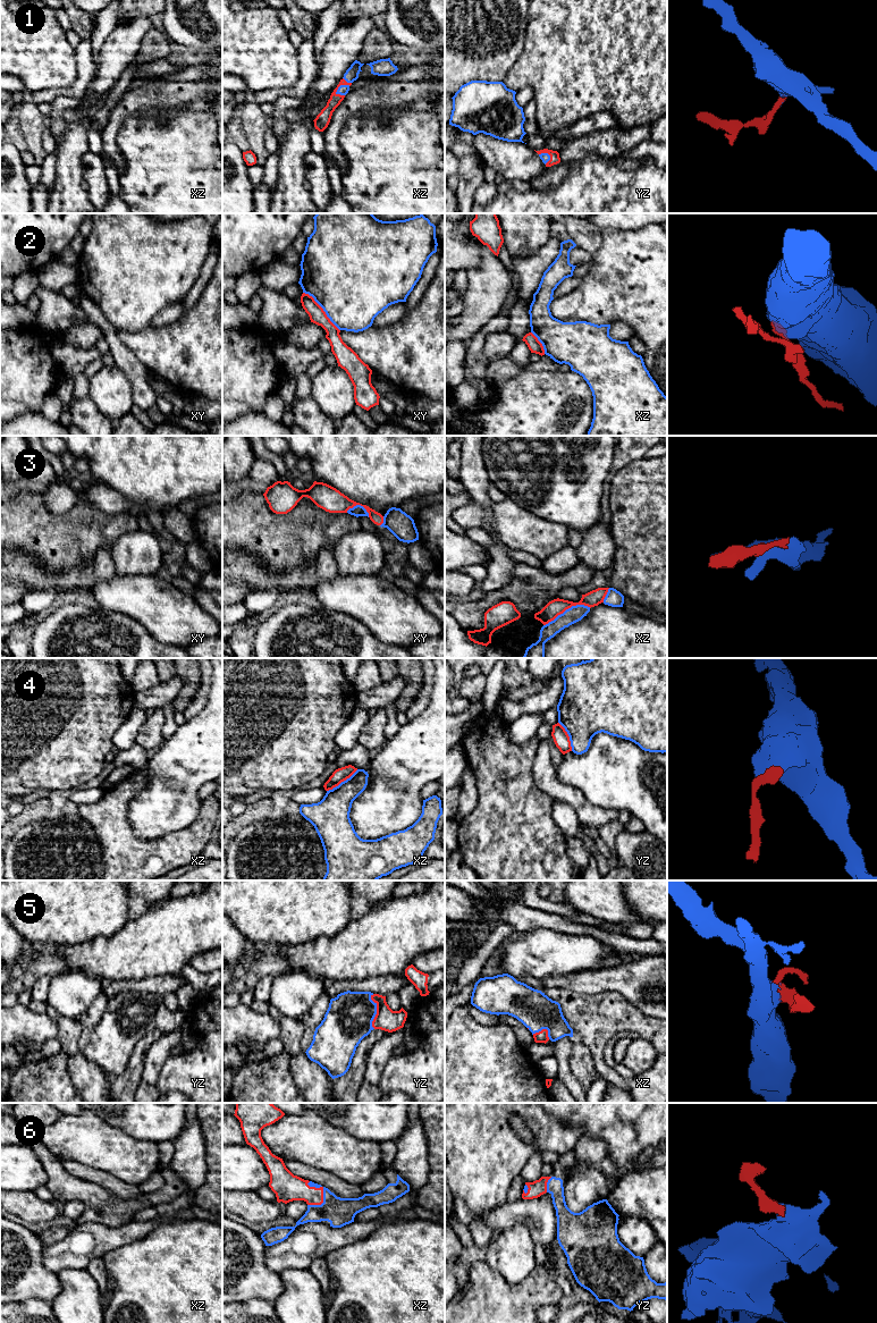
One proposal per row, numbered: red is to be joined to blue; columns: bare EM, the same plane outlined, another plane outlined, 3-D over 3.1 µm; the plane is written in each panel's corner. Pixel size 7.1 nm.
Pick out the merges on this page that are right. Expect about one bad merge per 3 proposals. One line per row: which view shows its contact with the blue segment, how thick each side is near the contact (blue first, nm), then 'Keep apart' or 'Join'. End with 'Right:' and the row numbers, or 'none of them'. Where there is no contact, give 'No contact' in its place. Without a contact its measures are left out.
1: Touches blue in xz. Thickness 80 nm (blue) against 90 nm. Join
2: Touches blue in xy. Thickness 500 nm (blue) against 120 nm. Keep apart
3: Touches blue in xz. Thickness 120 nm (blue) against 120 nm. Join
4: Touches blue in xz. Thickness 260 nm (blue) against 100 nm. Join
5: Touches blue in yz. Thickness 340 nm (blue) against 160 nm. Join
6: Touches blue in xz. Thickness 200 nm (blue) against 190 nm. Join
Right: 1, 3, 4, 5, 6

